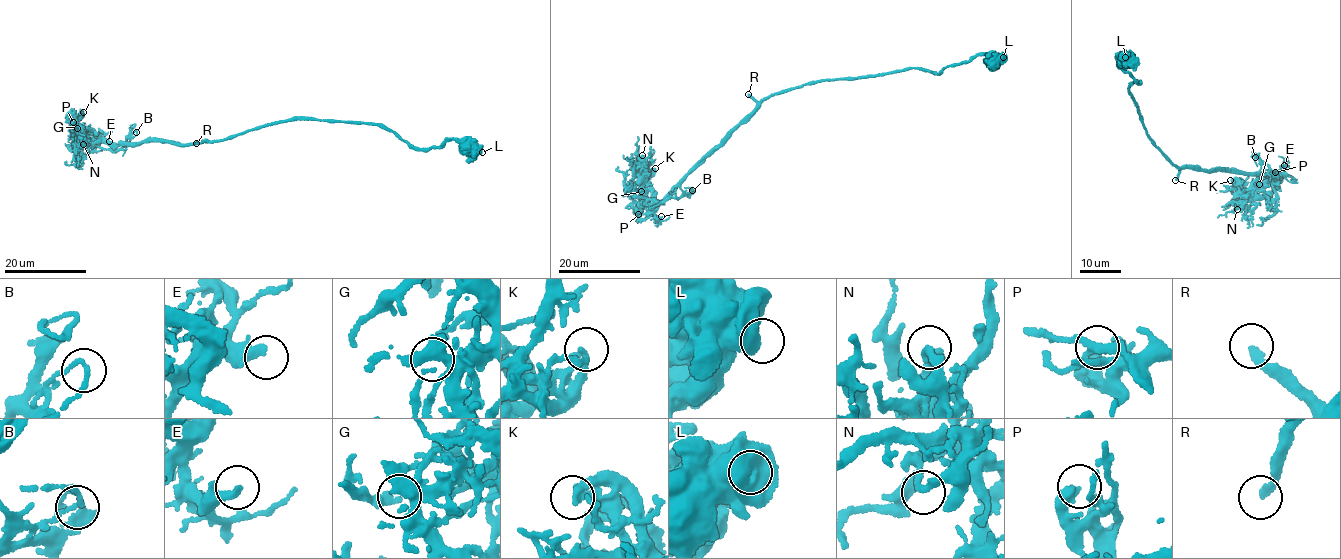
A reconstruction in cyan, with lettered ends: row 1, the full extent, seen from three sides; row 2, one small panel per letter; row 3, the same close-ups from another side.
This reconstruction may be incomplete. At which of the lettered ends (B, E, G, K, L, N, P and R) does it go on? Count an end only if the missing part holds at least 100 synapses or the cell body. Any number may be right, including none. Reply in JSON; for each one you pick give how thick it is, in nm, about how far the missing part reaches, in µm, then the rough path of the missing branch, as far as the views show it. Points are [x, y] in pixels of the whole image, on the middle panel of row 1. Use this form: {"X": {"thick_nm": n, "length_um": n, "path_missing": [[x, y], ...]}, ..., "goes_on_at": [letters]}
{"R": {"thick_nm": 240, "length_um": 60, "path_missing": [[748, 94], [750, 66], [763, 50], [729, 38], [673, 46], [645, 64], [620, 95]]}, "goes_on_at": ["R"]}

